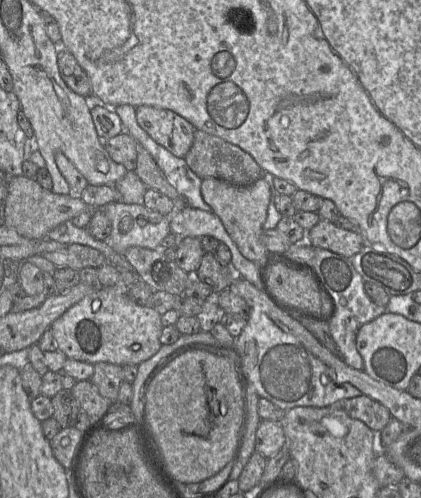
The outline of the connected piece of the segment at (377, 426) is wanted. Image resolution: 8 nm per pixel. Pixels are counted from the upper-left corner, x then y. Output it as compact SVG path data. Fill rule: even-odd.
M363 394L340 400L330 407L341 407L351 418L362 421L372 431L381 431L392 418L385 406Z

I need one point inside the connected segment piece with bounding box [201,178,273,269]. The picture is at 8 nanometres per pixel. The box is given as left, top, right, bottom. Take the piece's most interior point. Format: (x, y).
(243, 210)

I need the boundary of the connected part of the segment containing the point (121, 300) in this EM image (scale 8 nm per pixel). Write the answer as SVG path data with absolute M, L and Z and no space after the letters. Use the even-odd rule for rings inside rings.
M117 286L97 288L56 319L50 330L58 350L67 358L91 364L139 365L162 346L161 315L149 306L136 304Z

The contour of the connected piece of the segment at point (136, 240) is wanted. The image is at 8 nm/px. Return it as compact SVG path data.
M112 202L101 208L111 222L111 234L106 242L117 253L130 247L158 249L170 231L170 216L138 204Z

